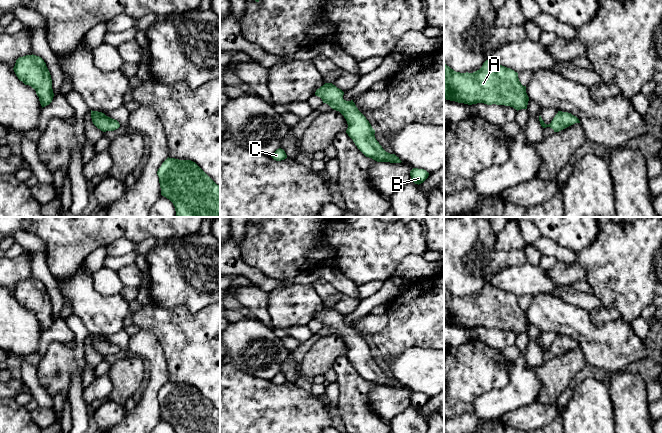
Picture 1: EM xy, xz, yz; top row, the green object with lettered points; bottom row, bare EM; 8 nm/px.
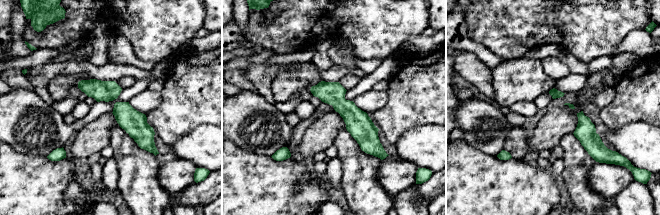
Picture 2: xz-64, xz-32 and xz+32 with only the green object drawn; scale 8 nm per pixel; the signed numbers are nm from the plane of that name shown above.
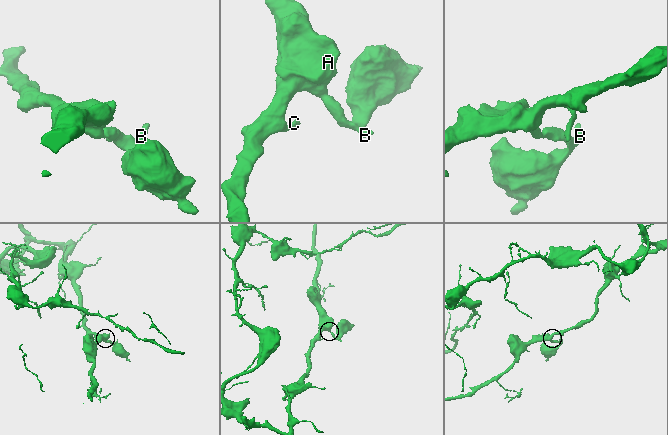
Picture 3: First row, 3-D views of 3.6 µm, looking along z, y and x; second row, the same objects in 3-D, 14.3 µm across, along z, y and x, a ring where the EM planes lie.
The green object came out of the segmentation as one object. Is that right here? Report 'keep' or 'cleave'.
keep

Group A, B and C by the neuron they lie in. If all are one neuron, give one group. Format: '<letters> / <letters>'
A B C

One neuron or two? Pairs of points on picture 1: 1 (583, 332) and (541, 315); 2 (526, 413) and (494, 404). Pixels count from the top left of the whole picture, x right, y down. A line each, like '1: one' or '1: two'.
1: one
2: two

